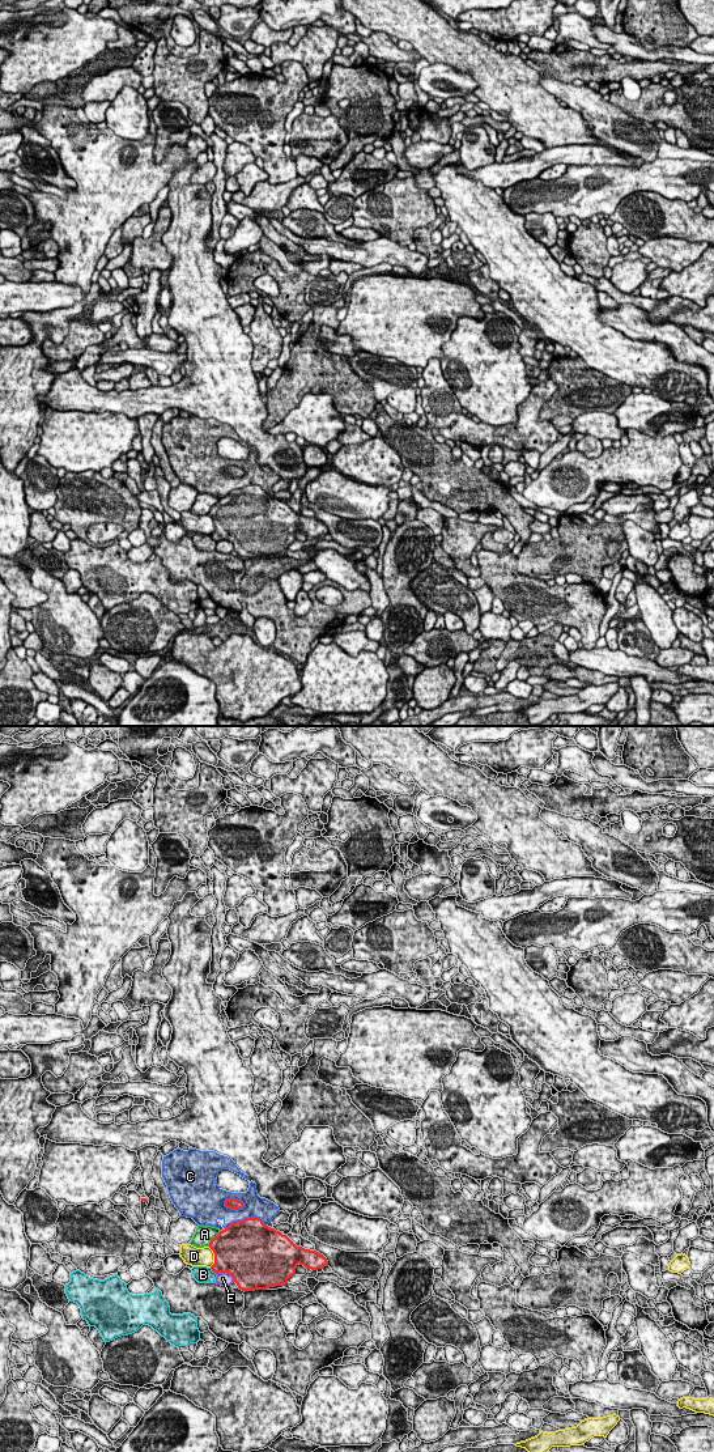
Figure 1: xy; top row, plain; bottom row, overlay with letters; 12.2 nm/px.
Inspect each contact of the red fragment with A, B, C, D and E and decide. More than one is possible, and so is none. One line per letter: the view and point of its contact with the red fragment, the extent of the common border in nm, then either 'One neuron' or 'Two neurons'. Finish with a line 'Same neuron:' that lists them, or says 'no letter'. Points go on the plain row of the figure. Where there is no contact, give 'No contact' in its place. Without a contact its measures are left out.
A: Touches red at xy (212, 506). Shared border 240 nm. Two neurons
B: Touches red at xy (213, 538). Shared border 130 nm. Two neurons
C: Touches red at xy (234, 466). Shared border 280 nm. Two neurons
D: Touches red at xy (215, 525). Shared border 260 nm. Two neurons
E: Touches red at xy (226, 539). Shared border 240 nm. Two neurons
Same neuron: no letter

